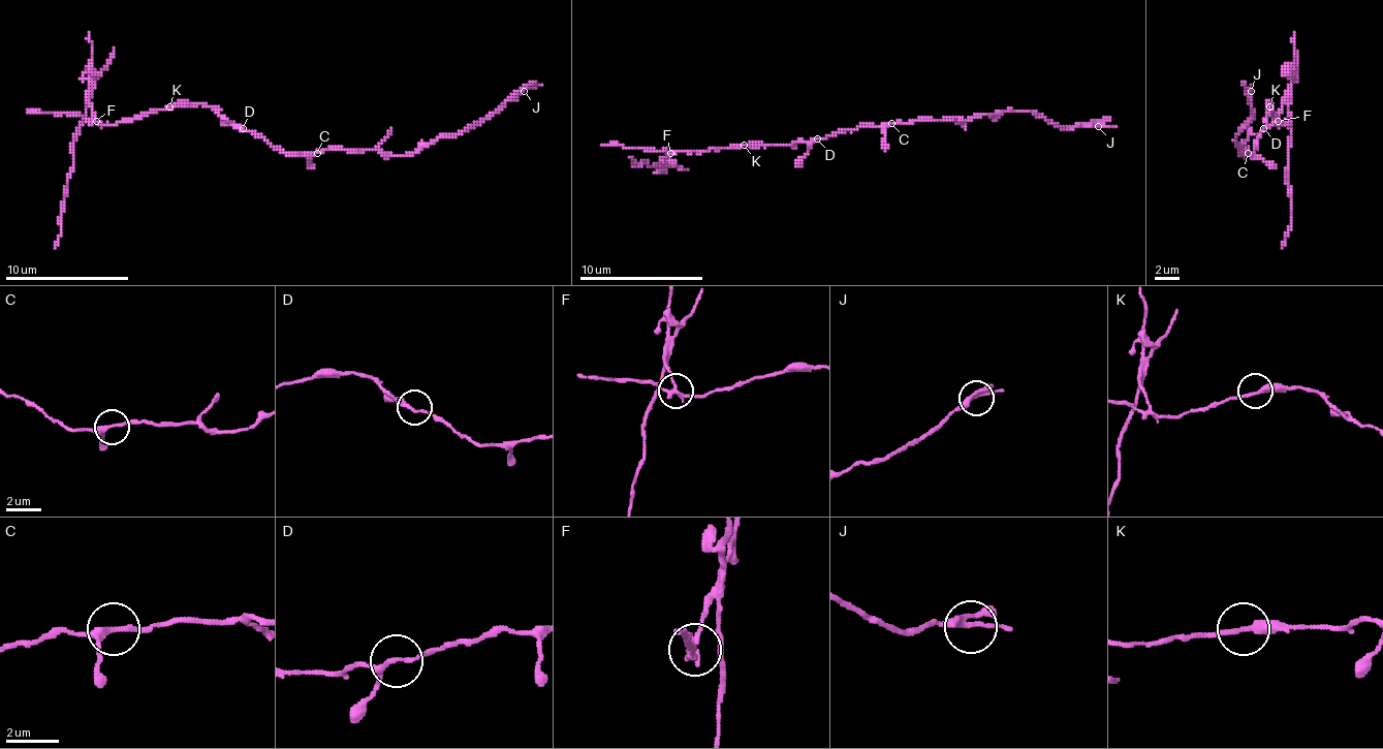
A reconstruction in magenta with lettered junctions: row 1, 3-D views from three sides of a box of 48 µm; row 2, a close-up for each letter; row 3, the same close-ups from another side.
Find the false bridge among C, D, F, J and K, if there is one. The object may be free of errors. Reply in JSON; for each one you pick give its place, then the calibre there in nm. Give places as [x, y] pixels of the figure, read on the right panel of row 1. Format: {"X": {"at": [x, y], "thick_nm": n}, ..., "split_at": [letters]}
{"F": {"at": [1278, 121], "thick_nm": 200}, "split_at": ["F"]}

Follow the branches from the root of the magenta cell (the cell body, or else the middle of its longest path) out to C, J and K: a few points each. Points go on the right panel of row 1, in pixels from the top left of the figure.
C: (1263, 131), (1257, 137), (1251, 156), (1248, 153)
J: (1263, 131), (1257, 137), (1251, 156), (1248, 150), (1242, 156), (1235, 147), (1235, 137), (1251, 119), (1251, 91)
K: (1263, 131), (1269, 106)

